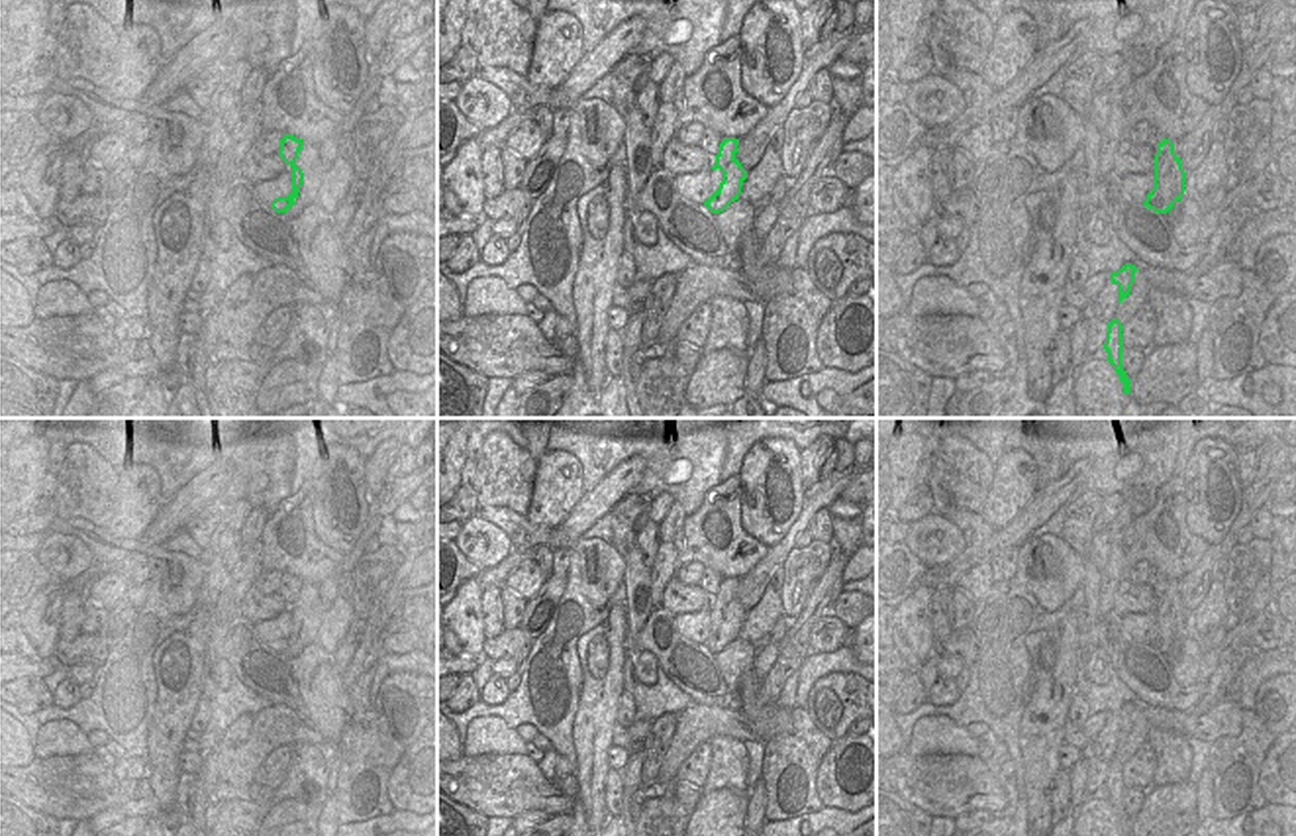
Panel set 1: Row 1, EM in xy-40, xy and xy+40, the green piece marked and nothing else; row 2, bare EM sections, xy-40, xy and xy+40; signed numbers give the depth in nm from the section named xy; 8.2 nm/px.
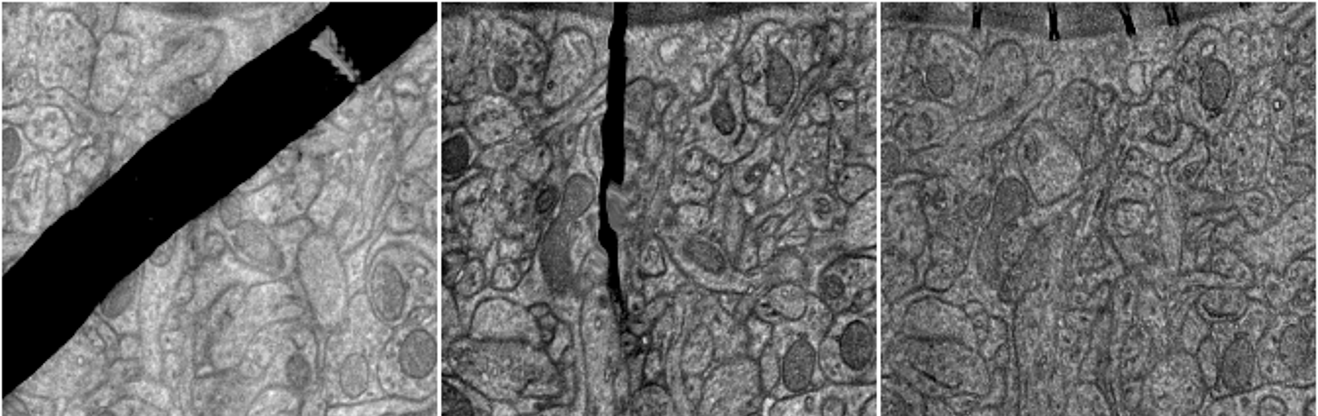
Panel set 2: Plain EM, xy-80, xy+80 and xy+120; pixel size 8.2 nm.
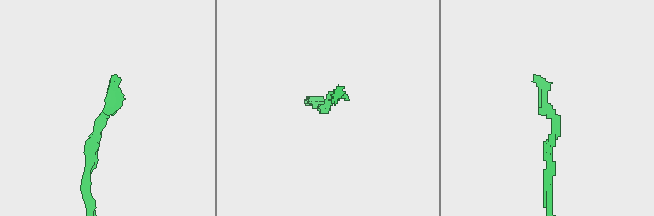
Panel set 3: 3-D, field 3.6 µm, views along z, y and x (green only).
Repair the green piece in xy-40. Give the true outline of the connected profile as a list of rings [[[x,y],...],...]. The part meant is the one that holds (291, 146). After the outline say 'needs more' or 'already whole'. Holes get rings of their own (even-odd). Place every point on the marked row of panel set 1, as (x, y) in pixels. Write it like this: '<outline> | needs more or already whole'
[[[282,133],[278,157],[290,167],[292,188],[286,196],[274,198],[269,206],[274,212],[286,212],[300,192],[306,177],[324,175],[318,145],[304,143],[302,139]]] | needs more

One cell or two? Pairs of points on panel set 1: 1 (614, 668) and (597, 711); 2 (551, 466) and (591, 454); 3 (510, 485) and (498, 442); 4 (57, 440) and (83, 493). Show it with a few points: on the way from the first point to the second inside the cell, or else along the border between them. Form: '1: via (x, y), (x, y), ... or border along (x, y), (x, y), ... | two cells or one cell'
1: via (612, 678), (606, 701) | one cell
2: border along (546, 450), (579, 458), (587, 493) | two cells
3: via (504, 475), (498, 452) | one cell
4: via (61, 454), (69, 479) | one cell

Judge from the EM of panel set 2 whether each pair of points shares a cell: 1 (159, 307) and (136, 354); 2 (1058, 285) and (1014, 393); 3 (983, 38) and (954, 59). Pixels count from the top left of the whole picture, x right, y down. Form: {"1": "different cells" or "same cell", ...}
{"1": "same cell", "2": "different cells", "3": "different cells"}

